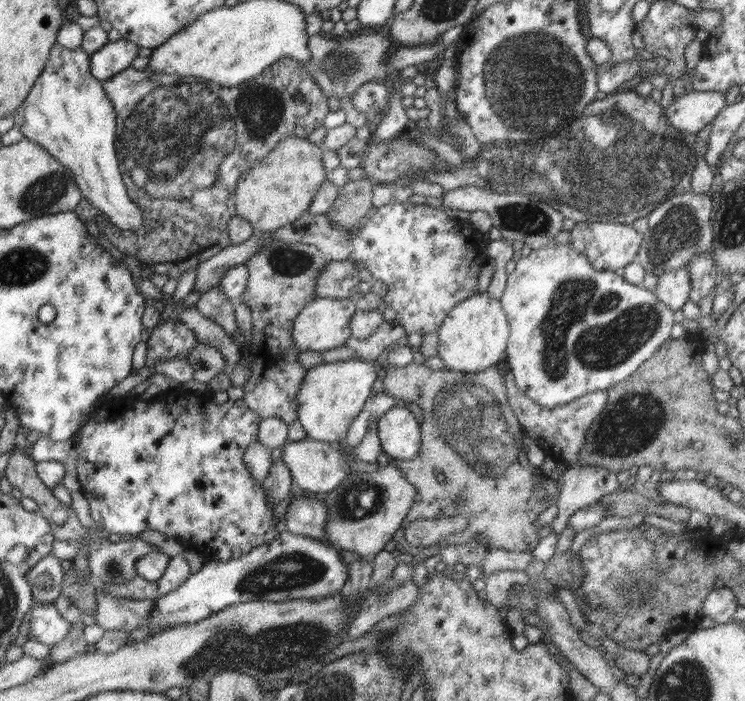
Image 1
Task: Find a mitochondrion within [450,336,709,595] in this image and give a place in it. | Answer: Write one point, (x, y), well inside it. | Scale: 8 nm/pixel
(632, 420)

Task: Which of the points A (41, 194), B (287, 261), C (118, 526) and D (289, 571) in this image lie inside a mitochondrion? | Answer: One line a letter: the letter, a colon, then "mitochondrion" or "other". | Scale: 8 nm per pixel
A: mitochondrion
B: mitochondrion
C: other
D: mitochondrion

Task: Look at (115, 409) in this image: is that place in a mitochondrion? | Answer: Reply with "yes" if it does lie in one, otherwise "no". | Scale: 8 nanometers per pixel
no

